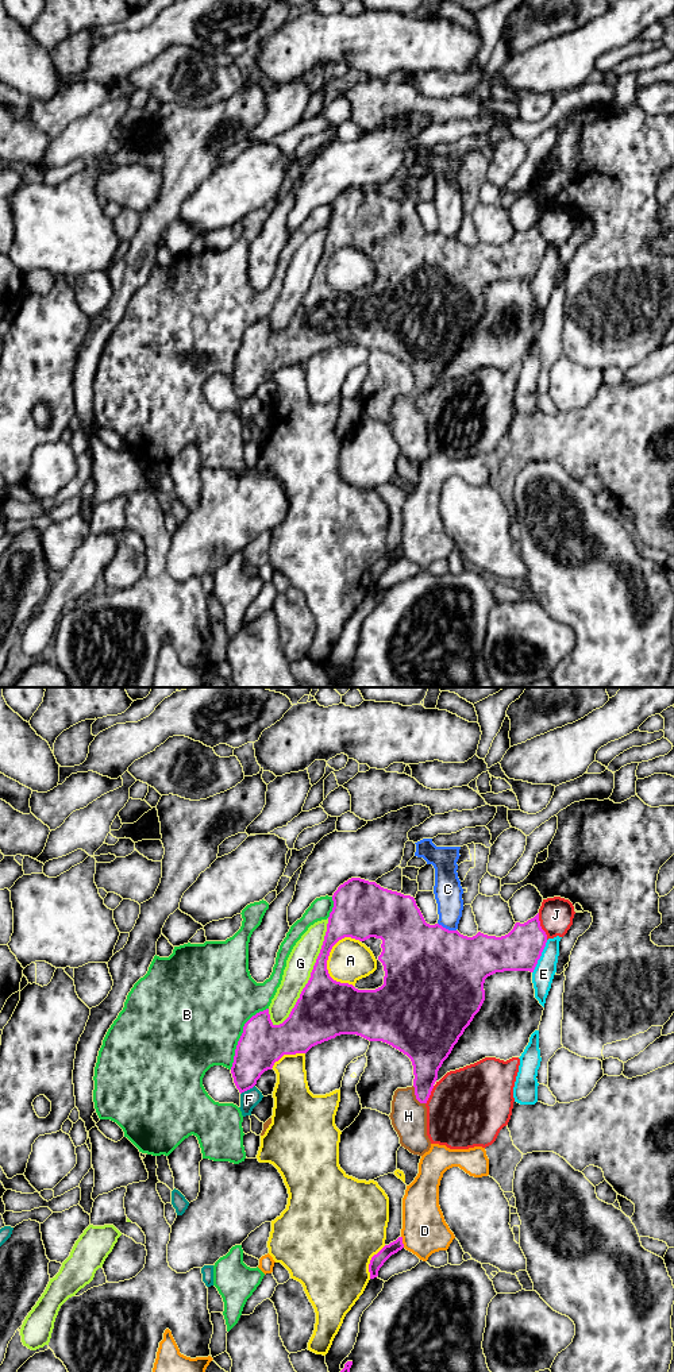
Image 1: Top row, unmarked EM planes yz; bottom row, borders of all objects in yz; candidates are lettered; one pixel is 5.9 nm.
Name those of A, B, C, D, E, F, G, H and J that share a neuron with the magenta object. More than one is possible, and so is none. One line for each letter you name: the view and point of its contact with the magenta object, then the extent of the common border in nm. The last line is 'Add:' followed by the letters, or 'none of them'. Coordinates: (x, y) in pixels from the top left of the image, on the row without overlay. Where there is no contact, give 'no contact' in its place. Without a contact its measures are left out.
Add: none of them

